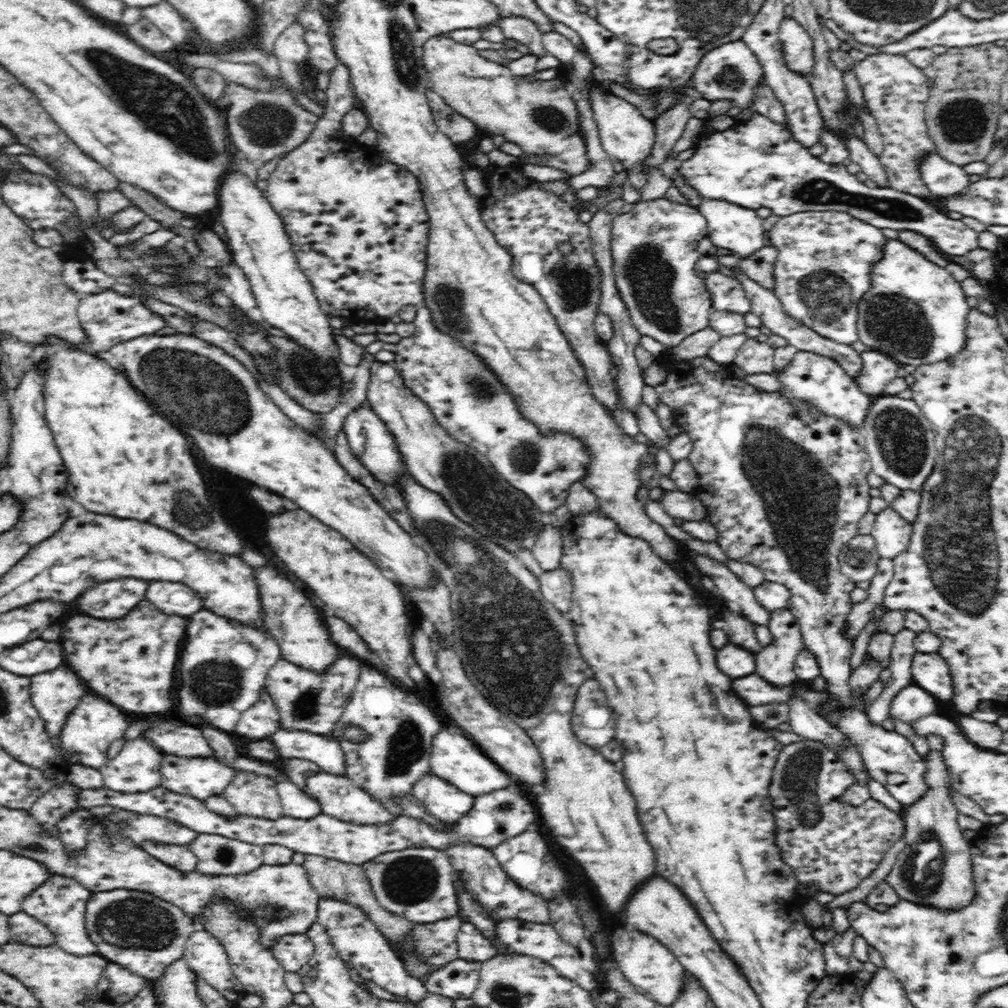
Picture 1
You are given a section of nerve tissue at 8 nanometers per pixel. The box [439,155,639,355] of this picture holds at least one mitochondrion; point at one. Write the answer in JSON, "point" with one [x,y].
{"point":[573,282]}

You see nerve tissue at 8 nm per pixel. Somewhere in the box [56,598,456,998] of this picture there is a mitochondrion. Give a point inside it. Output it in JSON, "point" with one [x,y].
{"point":[139,922]}

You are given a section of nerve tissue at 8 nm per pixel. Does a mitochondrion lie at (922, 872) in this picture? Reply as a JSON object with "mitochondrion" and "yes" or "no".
{"mitochondrion":"yes"}

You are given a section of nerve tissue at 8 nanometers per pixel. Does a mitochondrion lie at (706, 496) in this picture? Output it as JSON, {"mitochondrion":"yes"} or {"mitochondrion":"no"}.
{"mitochondrion":"no"}

